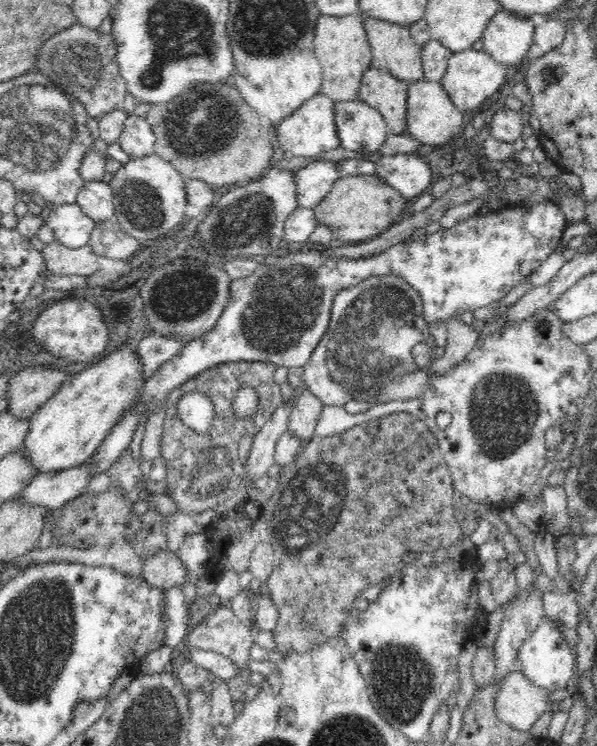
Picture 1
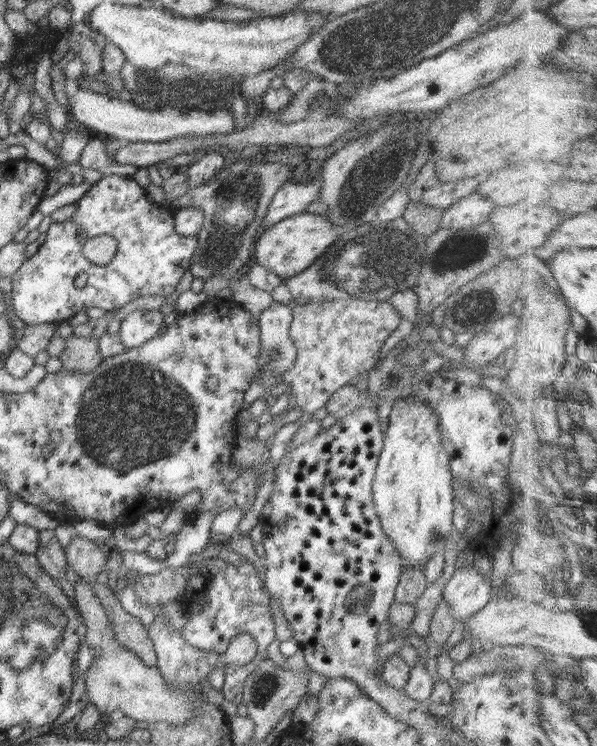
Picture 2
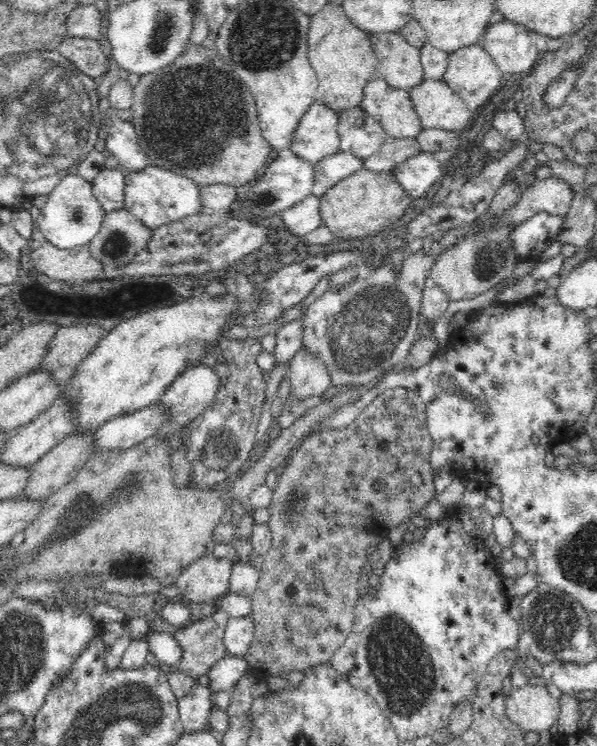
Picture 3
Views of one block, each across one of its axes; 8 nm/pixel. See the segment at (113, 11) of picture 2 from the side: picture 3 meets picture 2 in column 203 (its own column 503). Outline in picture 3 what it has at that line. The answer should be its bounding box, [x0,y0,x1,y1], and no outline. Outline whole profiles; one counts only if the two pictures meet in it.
[481,20,541,78]

